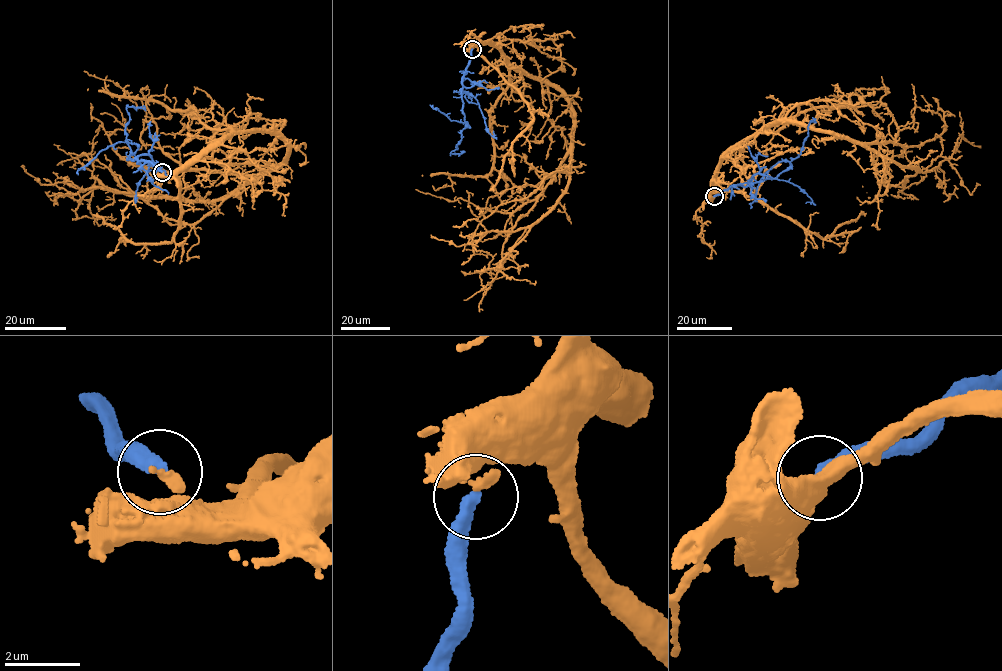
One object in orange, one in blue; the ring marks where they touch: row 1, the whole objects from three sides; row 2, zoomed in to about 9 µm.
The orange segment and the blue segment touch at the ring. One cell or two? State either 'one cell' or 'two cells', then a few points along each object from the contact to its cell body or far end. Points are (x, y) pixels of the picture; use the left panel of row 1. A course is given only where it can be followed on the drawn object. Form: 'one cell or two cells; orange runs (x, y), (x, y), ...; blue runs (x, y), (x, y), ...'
one cell; orange runs (162, 172), (238, 133), (282, 135), (287, 149), (232, 191), (190, 202), (43, 184), (22, 165); blue runs (162, 171), (152, 164), (128, 160), (135, 153), (136, 144), (118, 141), (102, 149), (78, 174)

